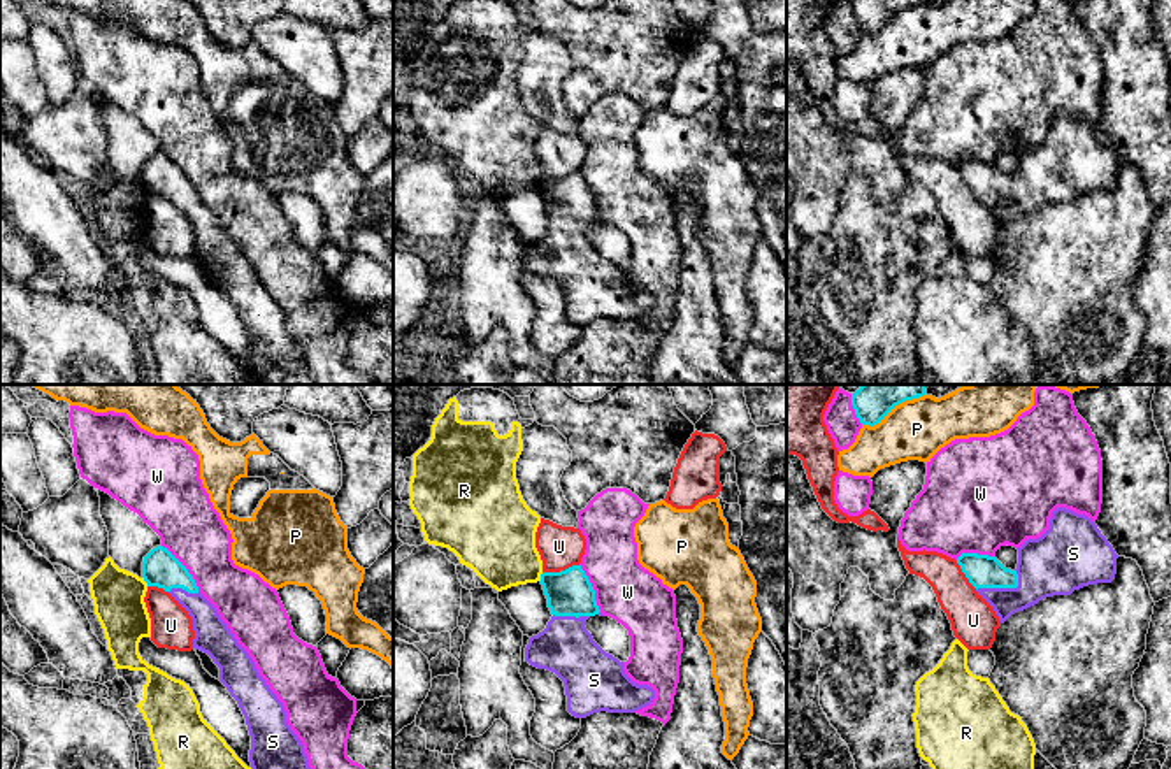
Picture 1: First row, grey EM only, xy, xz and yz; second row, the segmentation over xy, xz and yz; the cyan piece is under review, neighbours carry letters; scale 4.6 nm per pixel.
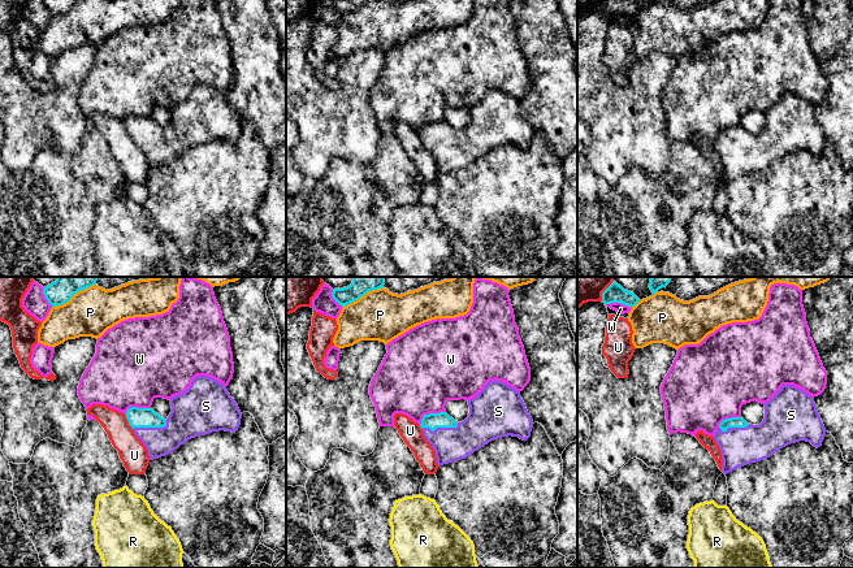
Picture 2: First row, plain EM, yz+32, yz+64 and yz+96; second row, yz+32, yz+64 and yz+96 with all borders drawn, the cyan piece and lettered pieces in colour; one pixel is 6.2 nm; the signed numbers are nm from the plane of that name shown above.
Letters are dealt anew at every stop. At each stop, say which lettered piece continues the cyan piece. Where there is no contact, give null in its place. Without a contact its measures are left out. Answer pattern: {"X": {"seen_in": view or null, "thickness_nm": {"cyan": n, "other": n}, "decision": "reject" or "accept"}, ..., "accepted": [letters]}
{"P": {"seen_in": "yz", "thickness_nm": {"cyan": 220, "other": 280}, "decision": "reject"}, "R": {"seen_in": "xy", "thickness_nm": {"cyan": 170, "other": 240}, "decision": "reject"}, "S": {"seen_in": "yz", "thickness_nm": {"cyan": 150, "other": 280}, "decision": "accept"}, "U": {"seen_in": "xz", "thickness_nm": {"cyan": 220, "other": 190}, "decision": "reject"}, "W": {"seen_in": "xy", "thickness_nm": {"cyan": 170, "other": 300}, "decision": "reject"}, "accepted": ["S"]}

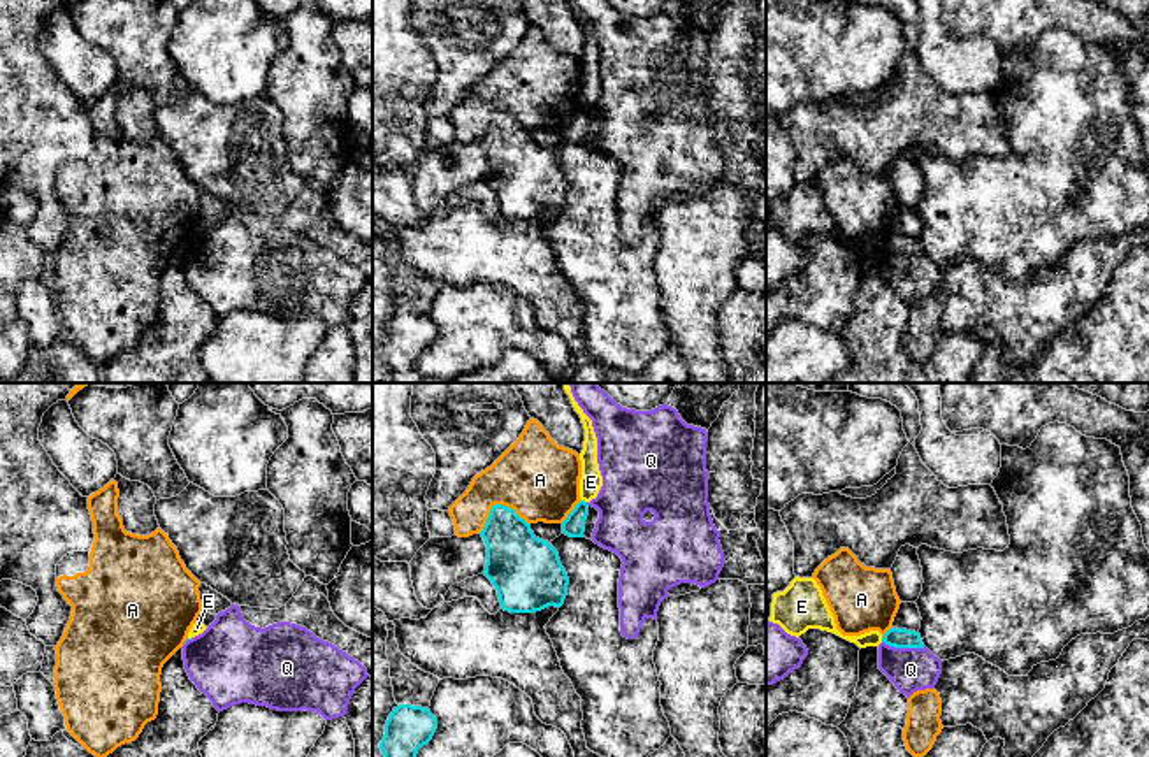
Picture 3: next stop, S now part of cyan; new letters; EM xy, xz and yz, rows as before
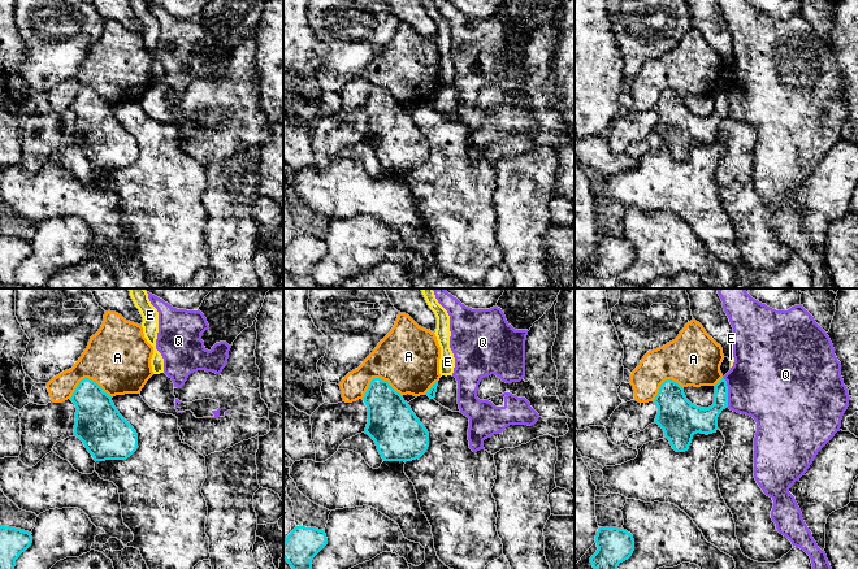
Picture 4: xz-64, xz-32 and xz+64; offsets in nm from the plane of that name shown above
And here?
{"A": {"seen_in": "xz", "thickness_nm": {"cyan": 260, "other": 360}, "decision": "reject"}, "E": {"seen_in": "xz", "thickness_nm": {"cyan": 100, "other": 110}, "decision": "reject"}, "Q": {"seen_in": "yz", "thickness_nm": {"cyan": 100, "other": 200}, "decision": "reject"}, "accepted": []}

